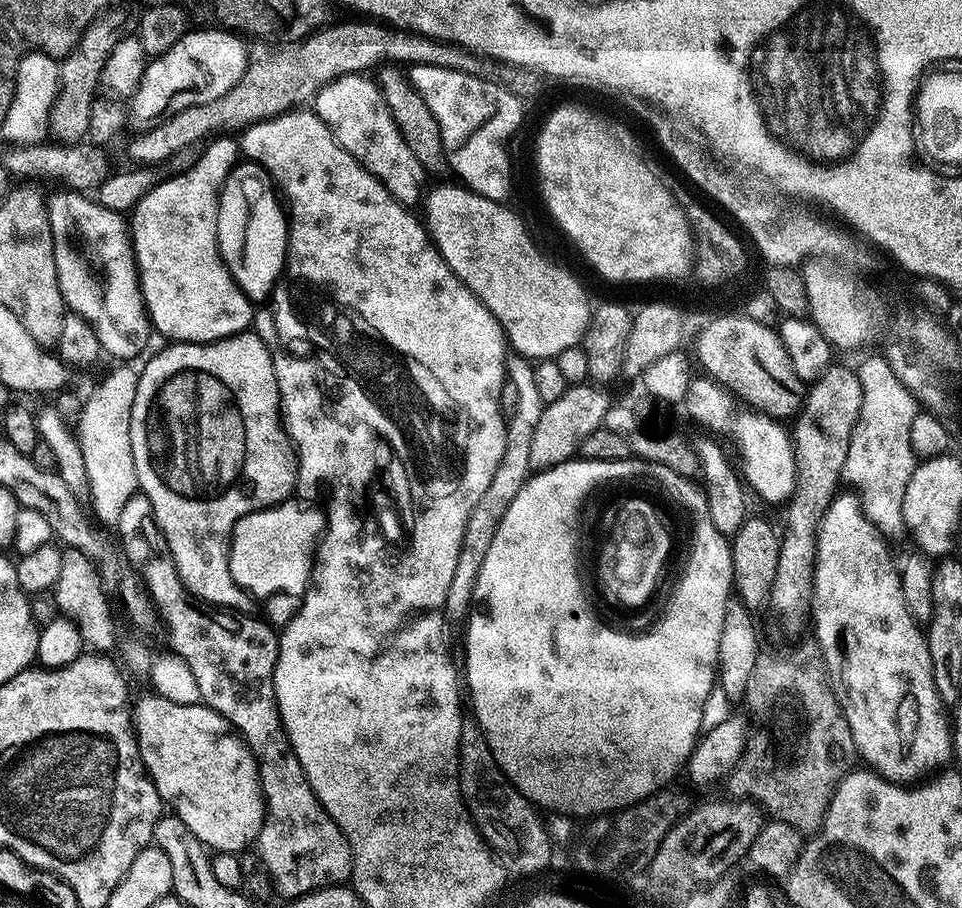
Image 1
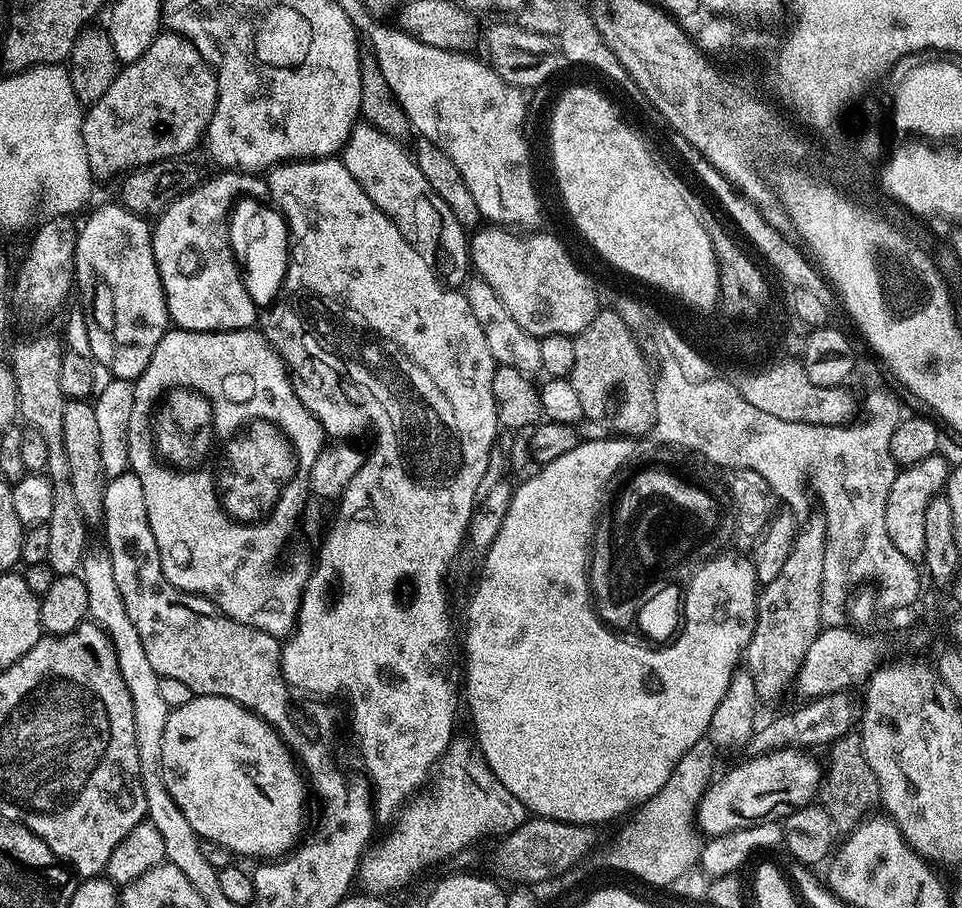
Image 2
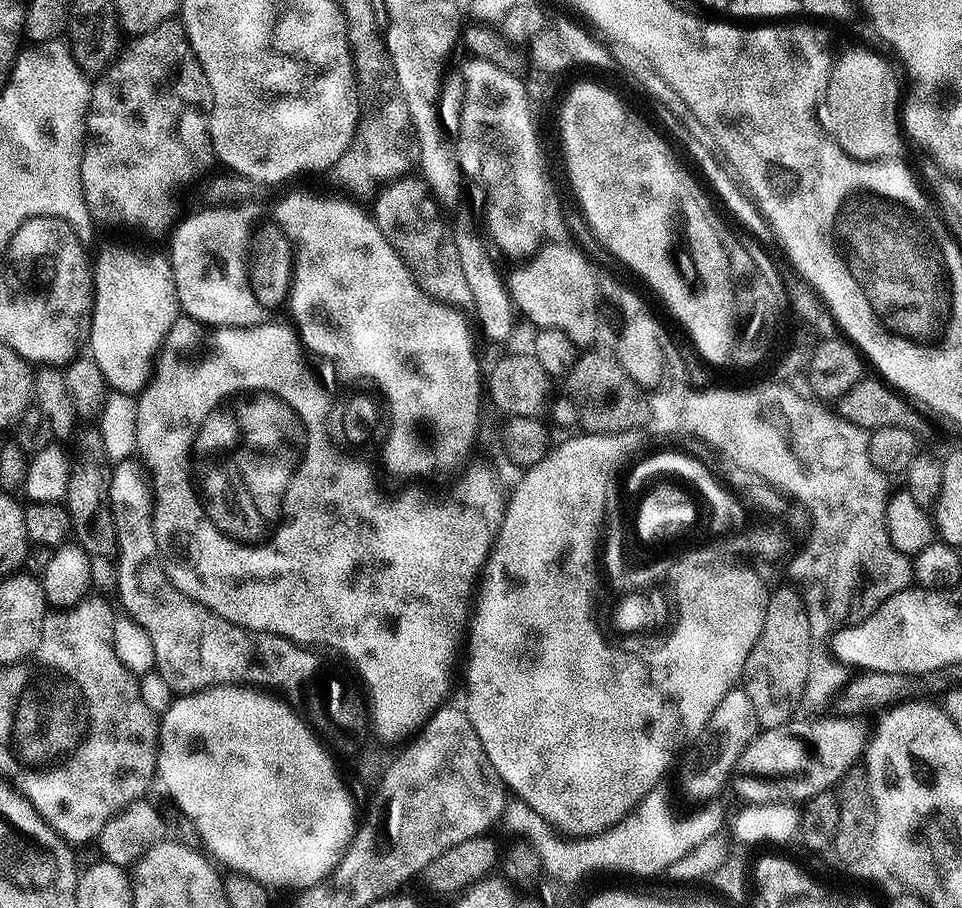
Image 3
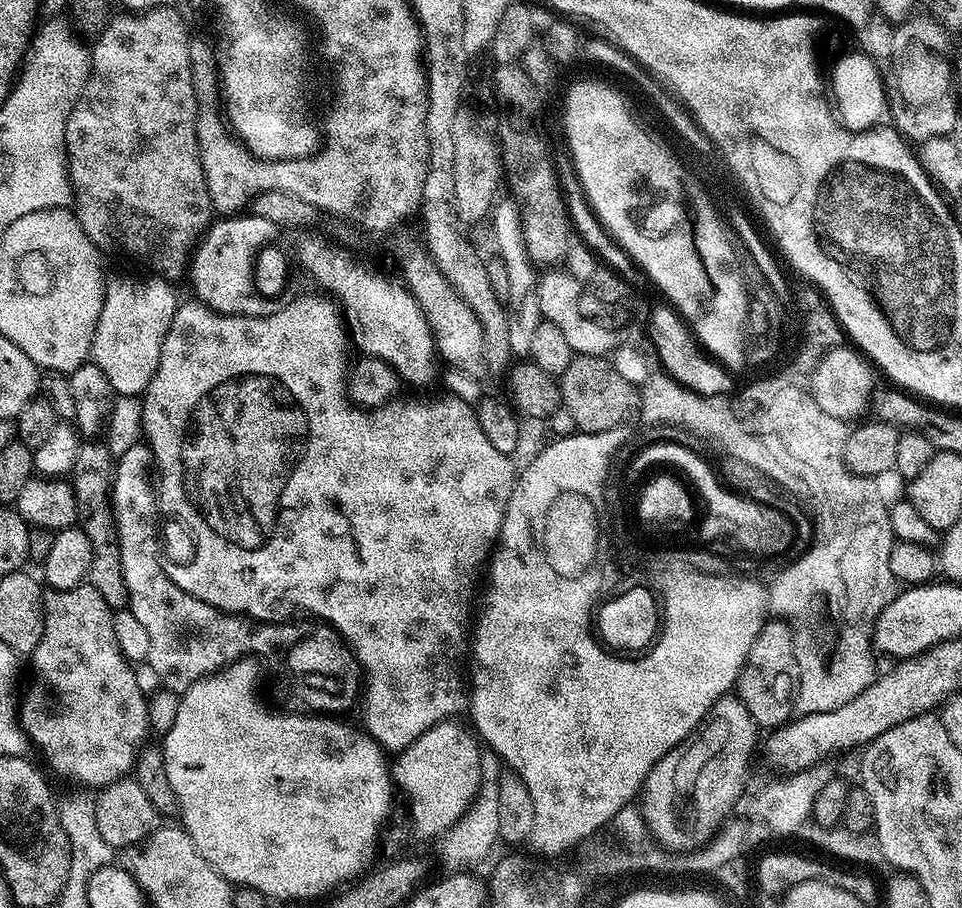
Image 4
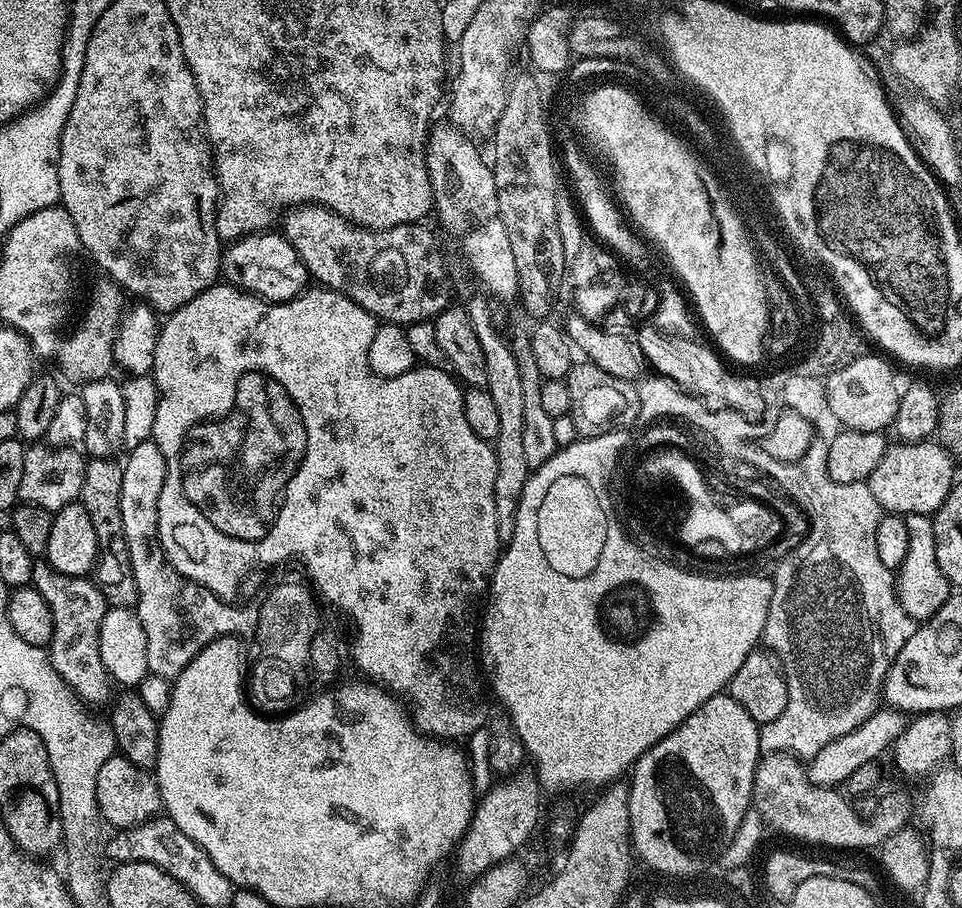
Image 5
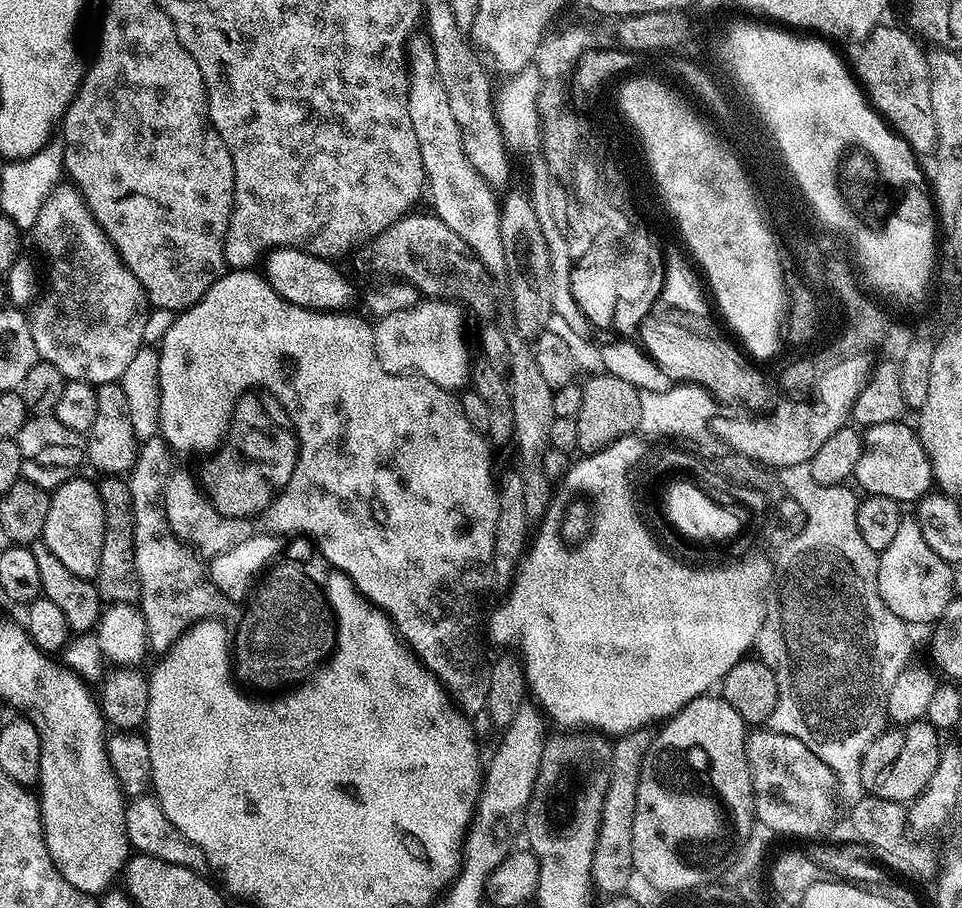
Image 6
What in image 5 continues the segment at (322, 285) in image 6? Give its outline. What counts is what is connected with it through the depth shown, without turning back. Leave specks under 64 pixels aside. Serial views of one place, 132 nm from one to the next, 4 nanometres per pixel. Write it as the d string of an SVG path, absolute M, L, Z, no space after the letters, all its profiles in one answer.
M265 230L254 232L251 236L243 236L240 240L231 241L223 249L220 257L220 270L223 279L234 288L240 288L246 294L260 297L261 300L269 301L273 304L281 304L287 300L292 300L309 287L310 277L302 258L294 250L290 241L276 230Z

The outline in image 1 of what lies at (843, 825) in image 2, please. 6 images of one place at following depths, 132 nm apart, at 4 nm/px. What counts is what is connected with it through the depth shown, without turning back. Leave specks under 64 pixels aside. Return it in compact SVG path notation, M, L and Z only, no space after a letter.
M811 643L804 644L793 652L761 651L748 683L746 704L756 712L764 712L764 721L757 732L755 729L751 733L740 760L726 777L728 788L732 791L729 793L733 797L755 798L767 811L768 808L772 811L771 815L775 819L794 825L806 834L815 834L823 828L828 807L838 786L853 771L855 764L852 763L858 760L858 749L848 718L841 701L836 701L836 696L828 685L829 673L820 654L820 645Z

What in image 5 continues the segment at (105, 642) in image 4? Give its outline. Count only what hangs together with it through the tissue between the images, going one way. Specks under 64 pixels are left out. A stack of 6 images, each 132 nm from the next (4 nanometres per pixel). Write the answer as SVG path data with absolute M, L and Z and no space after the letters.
M44 558L33 563L31 587L36 588L42 598L46 598L54 618L54 634L46 649L53 670L81 701L102 703L111 694L114 684L99 653L99 631L103 616L110 609L100 587L88 576L71 576L54 570Z

